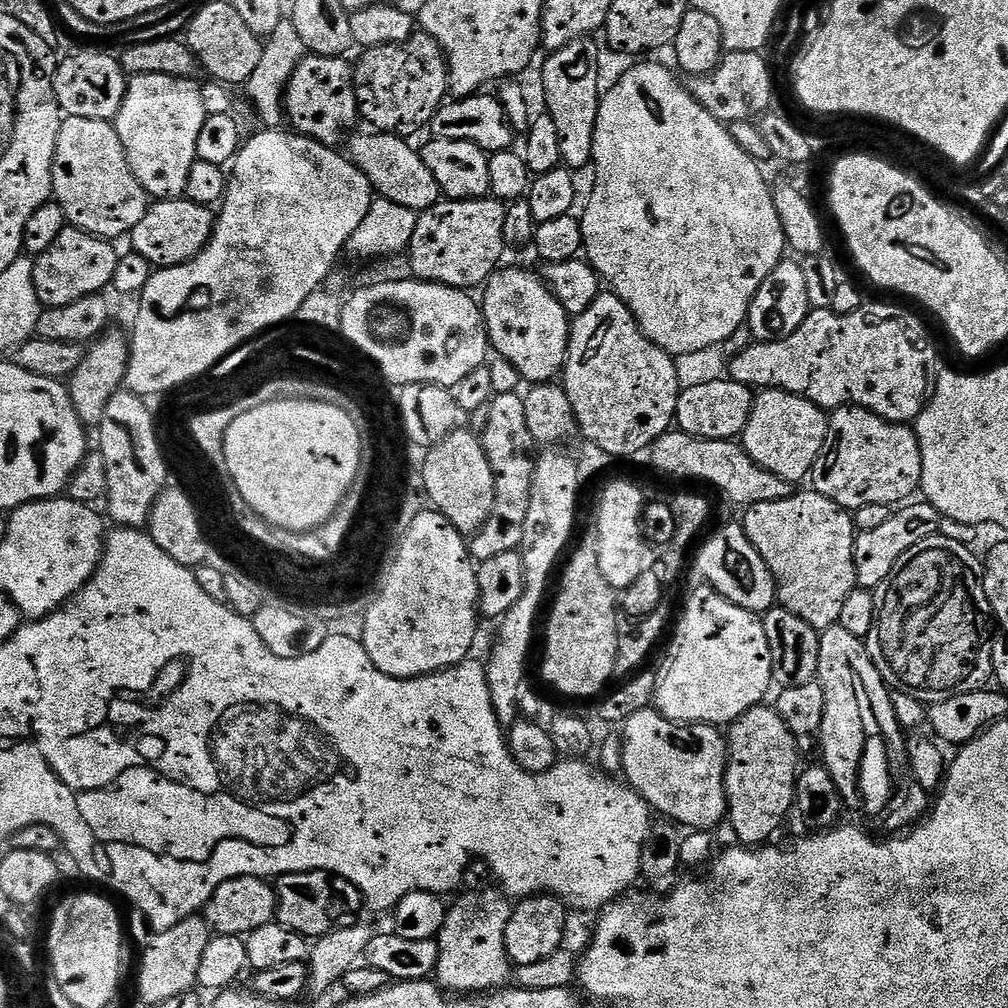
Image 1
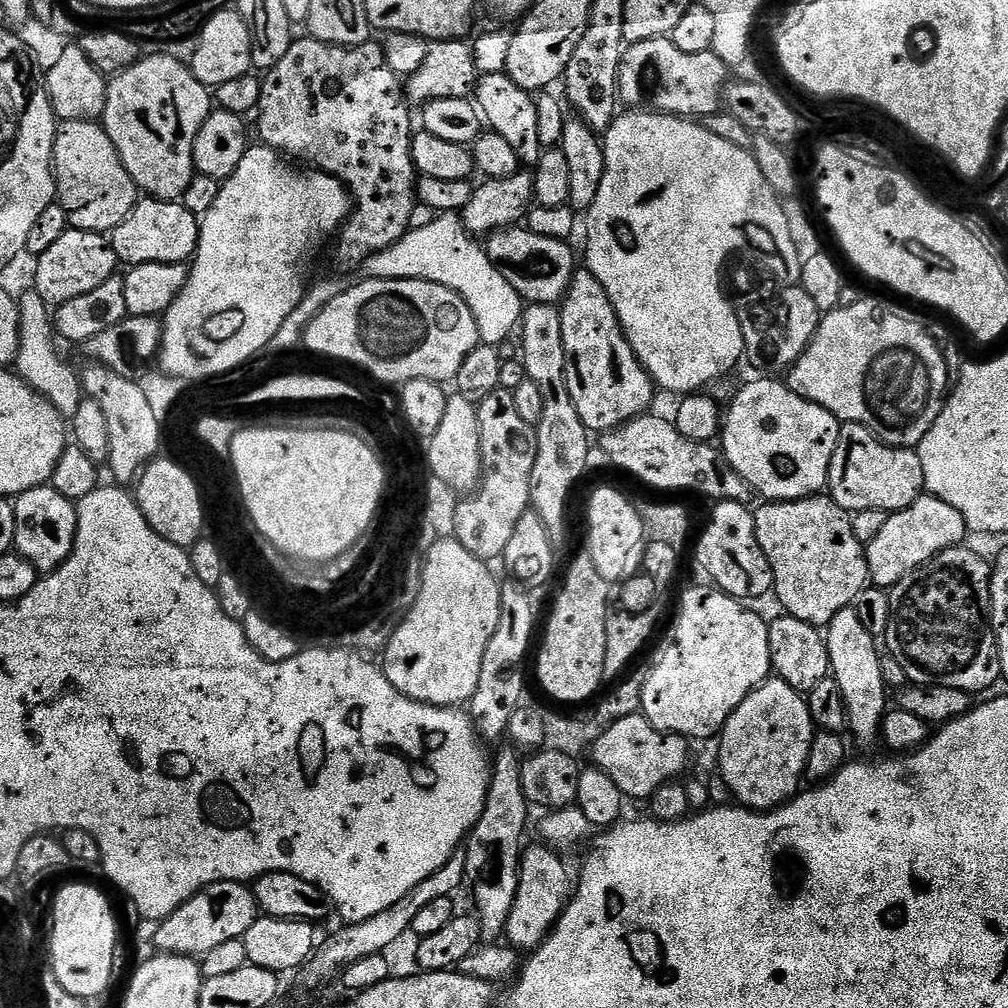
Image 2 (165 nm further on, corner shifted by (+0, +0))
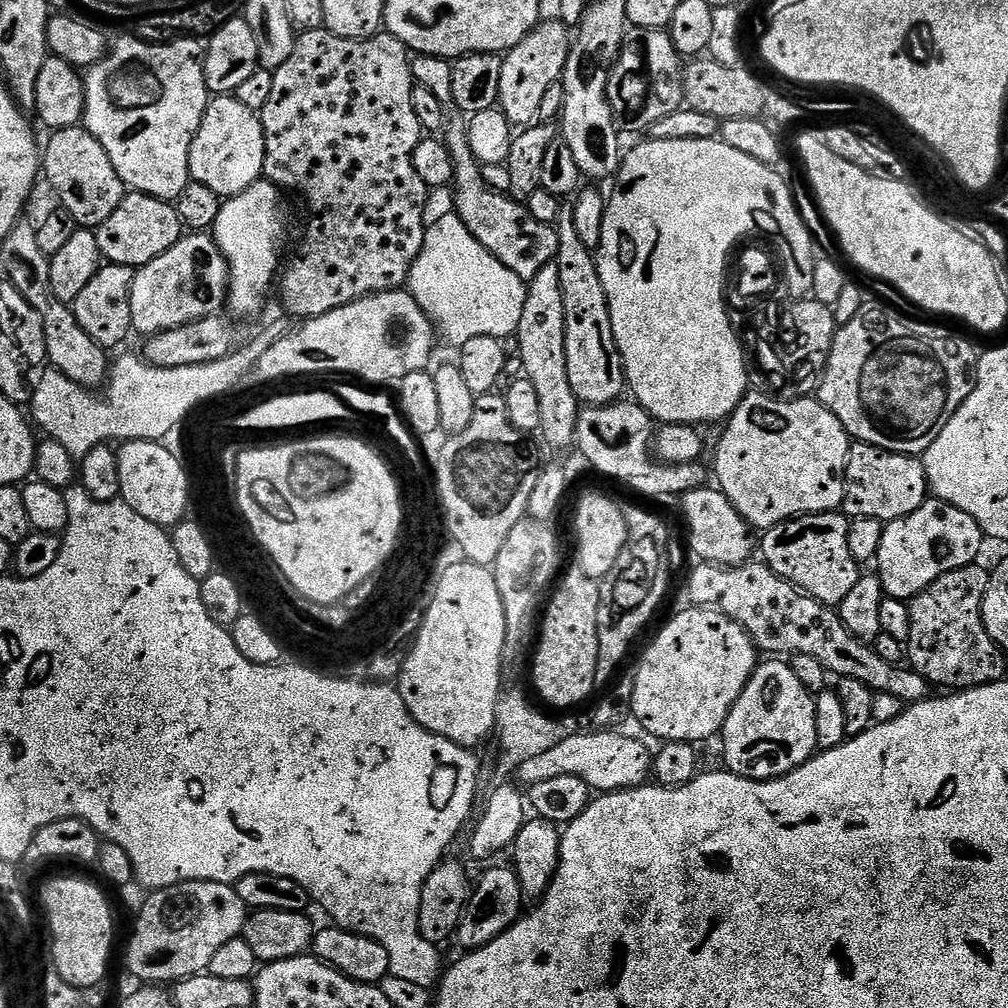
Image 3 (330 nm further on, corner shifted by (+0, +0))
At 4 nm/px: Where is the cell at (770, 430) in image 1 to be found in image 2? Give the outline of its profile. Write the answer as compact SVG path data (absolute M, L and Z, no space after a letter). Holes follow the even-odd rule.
M756 378L743 385L722 420L722 451L757 497L768 502L806 499L828 486L830 458L841 421L822 406L794 394L776 378Z

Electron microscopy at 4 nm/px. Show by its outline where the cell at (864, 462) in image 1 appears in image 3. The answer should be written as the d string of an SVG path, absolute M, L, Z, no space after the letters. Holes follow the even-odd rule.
M859 442L849 447L842 505L847 517L874 518L881 522L906 518L906 514L914 514L929 496L923 459Z

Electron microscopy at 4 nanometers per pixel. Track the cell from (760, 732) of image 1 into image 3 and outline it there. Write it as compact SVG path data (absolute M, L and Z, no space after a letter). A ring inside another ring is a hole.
M772 658L748 679L738 702L728 711L722 729L727 771L751 780L776 780L800 768L817 751L814 734L814 696L798 682L791 663Z

